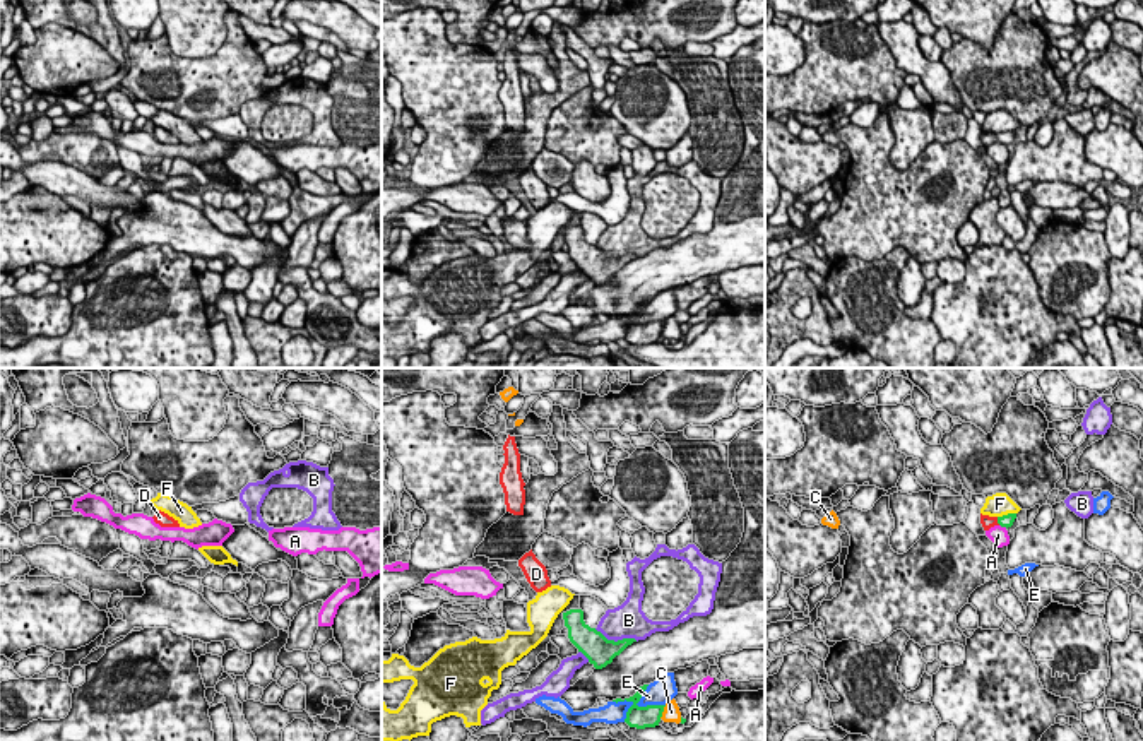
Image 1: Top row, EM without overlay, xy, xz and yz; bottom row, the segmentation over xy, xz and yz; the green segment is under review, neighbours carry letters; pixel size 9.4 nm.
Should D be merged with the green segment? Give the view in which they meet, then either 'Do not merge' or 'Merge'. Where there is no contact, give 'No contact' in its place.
Touches green in yz. Merge

